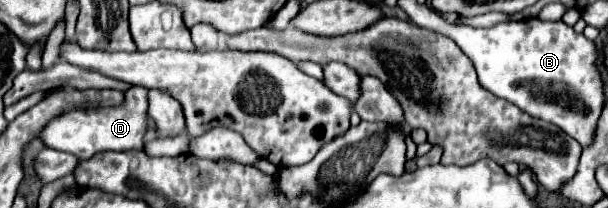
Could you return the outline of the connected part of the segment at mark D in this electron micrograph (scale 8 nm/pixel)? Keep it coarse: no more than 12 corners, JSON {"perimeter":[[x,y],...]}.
{"perimeter":[[148,90],[54,118],[48,148],[90,160],[144,150]]}

